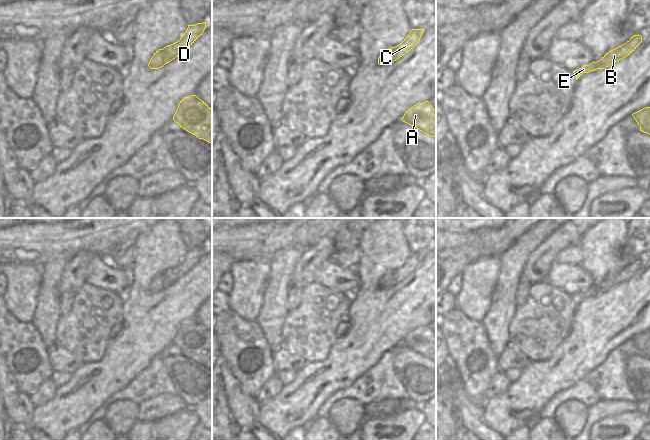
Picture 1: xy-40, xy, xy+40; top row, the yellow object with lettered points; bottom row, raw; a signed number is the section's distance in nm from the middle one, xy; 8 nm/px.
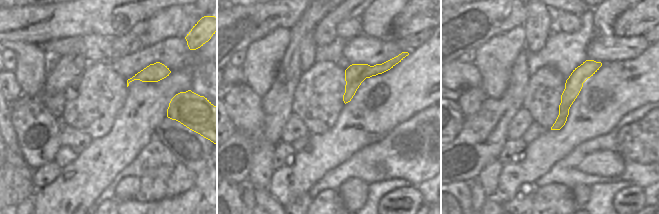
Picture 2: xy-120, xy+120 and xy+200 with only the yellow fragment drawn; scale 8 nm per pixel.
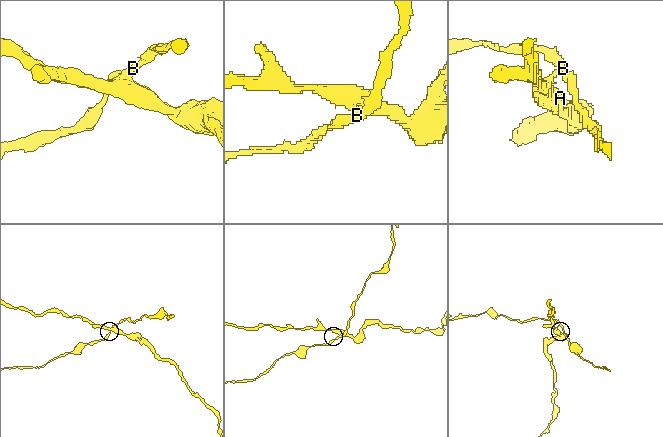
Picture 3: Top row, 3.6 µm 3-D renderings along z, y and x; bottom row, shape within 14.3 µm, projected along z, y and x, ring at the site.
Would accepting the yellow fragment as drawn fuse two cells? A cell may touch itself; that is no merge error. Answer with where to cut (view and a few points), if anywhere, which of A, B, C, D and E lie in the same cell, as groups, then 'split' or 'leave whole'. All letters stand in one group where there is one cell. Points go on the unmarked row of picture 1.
cut in xy-40 along (161, 273), (161, 281), (164, 288); A / B C D E; split

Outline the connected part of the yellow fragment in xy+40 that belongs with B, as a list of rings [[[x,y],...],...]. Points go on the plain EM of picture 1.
[[[634,259],[630,262],[629,265],[624,267],[623,269],[609,275],[606,277],[599,285],[592,286],[589,289],[585,289],[575,295],[573,295],[576,300],[576,304],[583,298],[589,297],[591,295],[595,295],[597,293],[605,293],[609,289],[627,281],[630,279],[642,266],[641,259]]]

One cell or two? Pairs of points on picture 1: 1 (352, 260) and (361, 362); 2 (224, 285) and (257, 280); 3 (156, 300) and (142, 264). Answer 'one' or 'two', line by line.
1: two
2: two
3: one

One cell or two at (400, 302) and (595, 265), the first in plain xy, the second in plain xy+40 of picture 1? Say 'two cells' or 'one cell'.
one cell

